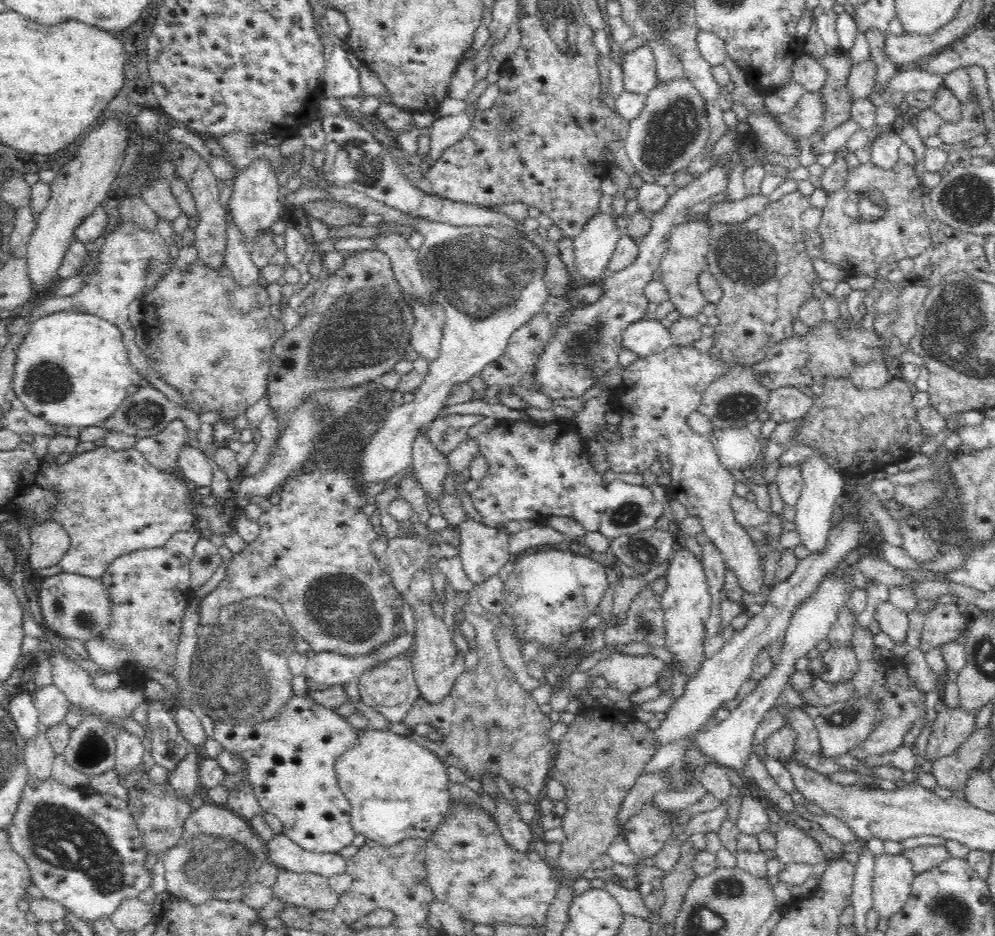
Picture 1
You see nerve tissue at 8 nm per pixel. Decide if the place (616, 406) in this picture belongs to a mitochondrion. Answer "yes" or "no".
no

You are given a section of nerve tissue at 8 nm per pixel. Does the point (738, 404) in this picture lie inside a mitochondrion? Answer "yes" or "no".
yes

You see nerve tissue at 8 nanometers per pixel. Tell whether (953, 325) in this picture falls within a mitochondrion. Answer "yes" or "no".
yes

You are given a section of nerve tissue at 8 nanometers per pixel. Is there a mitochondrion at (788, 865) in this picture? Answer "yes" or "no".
no

